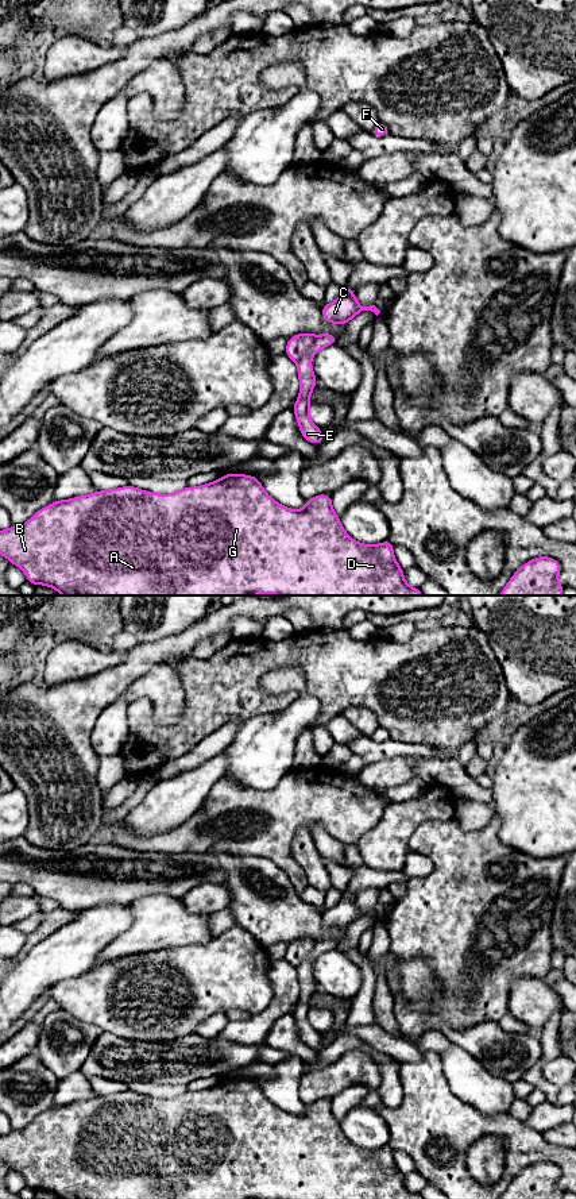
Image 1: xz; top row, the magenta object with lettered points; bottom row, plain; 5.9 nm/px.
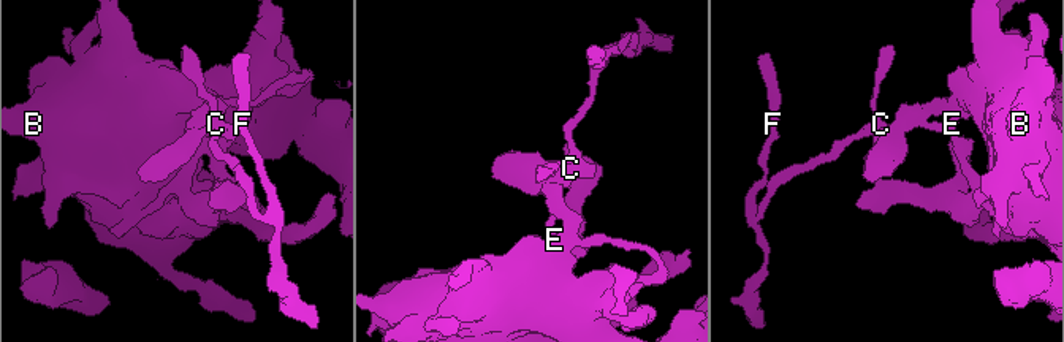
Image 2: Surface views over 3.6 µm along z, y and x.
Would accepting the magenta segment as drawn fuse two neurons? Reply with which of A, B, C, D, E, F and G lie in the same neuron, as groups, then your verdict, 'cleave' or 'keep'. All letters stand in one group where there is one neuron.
A B D G / C E F | cleave

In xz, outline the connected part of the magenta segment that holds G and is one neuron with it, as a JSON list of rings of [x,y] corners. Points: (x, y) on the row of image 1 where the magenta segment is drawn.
[[[224,474],[220,479],[197,487],[186,486],[171,494],[148,493],[127,485],[124,487],[93,491],[92,494],[59,500],[38,510],[23,525],[0,531],[0,555],[22,568],[27,581],[54,587],[62,595],[424,595],[421,589],[411,587],[403,579],[403,568],[394,556],[394,544],[387,539],[370,545],[355,541],[343,528],[340,517],[332,508],[332,494],[318,494],[305,500],[302,510],[281,505],[263,489],[256,477],[247,474]]]

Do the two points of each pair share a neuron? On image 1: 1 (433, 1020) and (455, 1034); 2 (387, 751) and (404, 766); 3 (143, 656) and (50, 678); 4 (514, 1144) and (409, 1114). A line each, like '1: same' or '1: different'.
1: same
2: different
3: different
4: same

